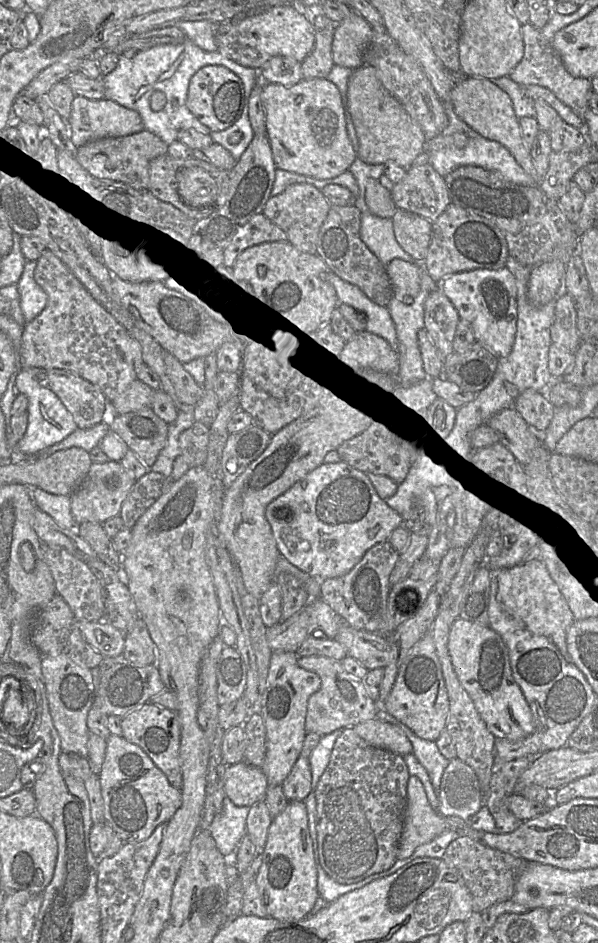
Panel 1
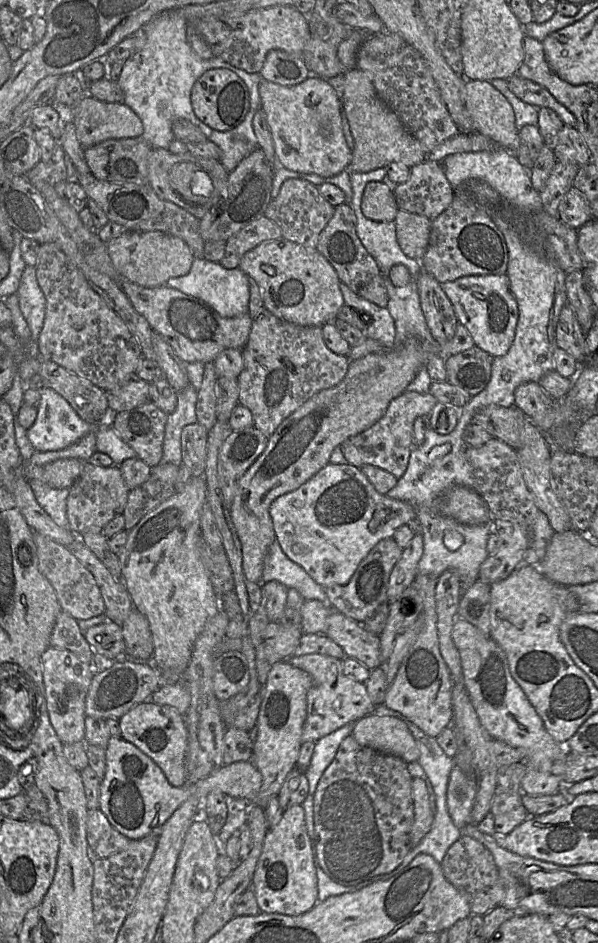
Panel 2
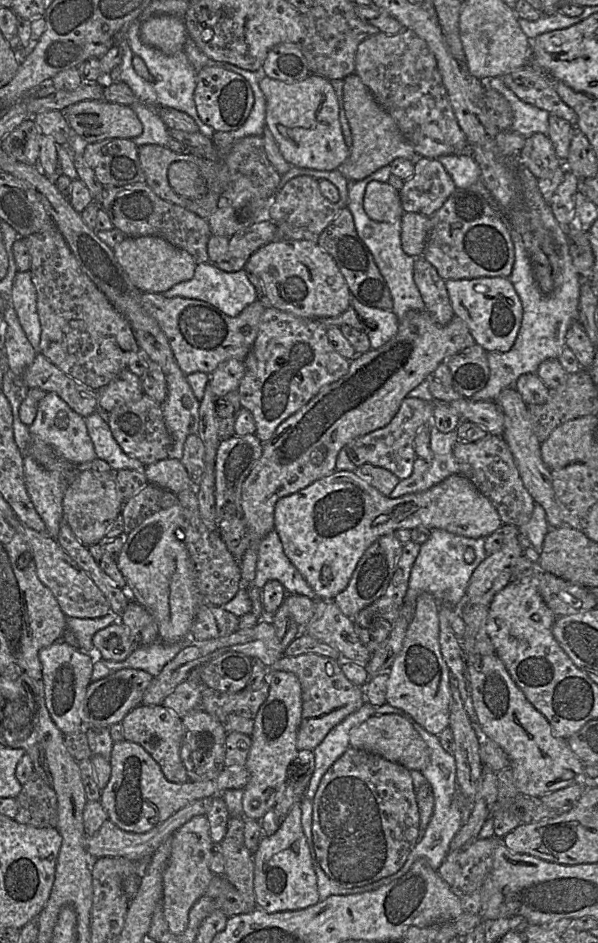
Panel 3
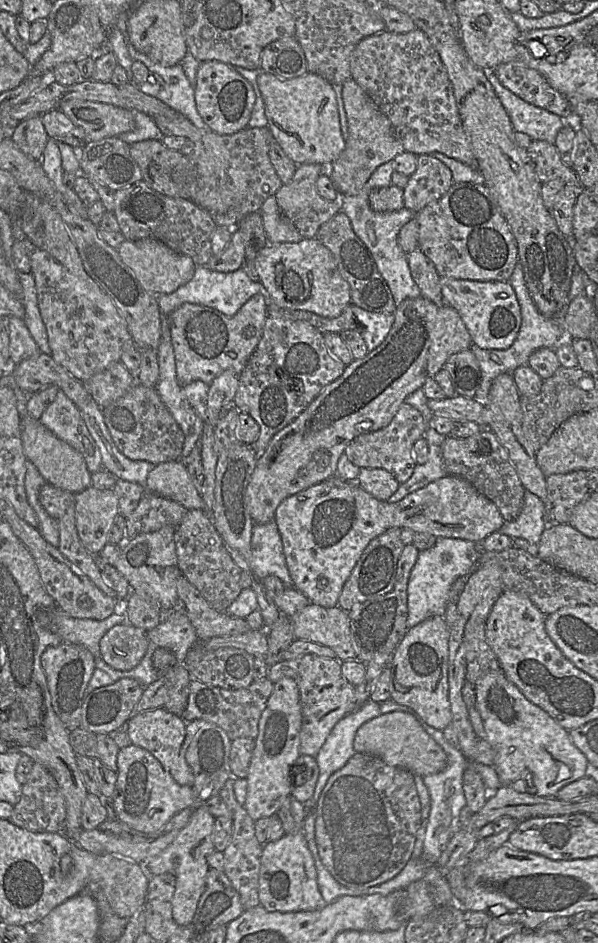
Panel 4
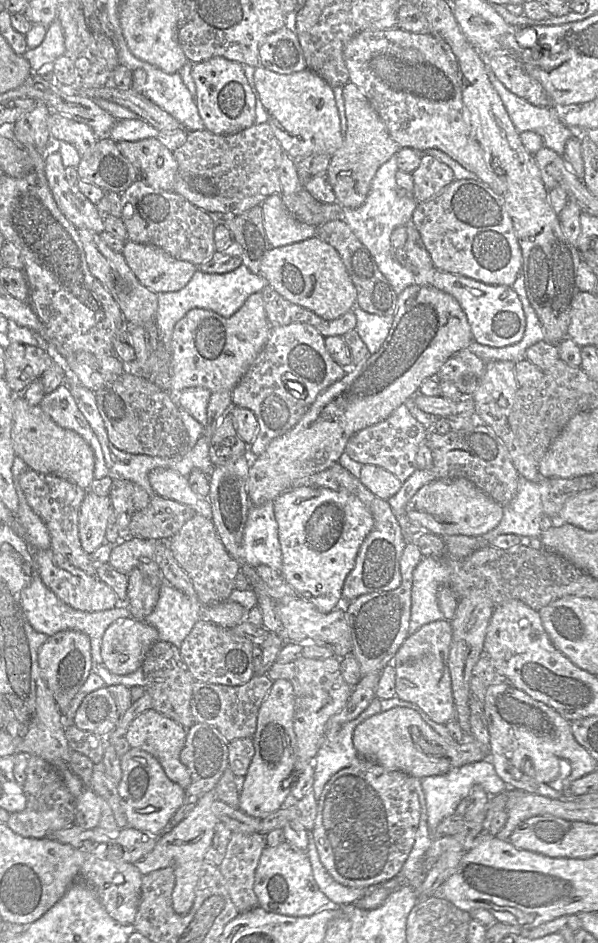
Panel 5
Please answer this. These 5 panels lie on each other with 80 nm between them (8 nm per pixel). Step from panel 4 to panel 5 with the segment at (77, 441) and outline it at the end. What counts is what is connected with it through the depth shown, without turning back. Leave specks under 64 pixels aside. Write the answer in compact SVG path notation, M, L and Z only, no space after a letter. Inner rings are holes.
M61 384L54 392L45 395L40 407L56 424L75 431L91 446L95 457L95 479L110 476L100 442L77 407L67 384Z

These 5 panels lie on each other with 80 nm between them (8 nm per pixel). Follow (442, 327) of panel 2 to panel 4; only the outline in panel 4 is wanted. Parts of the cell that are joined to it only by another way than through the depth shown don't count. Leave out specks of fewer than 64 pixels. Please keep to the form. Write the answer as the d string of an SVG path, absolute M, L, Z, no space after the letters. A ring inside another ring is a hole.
M418 247L407 254L410 272L421 295L435 304L444 304L441 290L441 276L433 262Z

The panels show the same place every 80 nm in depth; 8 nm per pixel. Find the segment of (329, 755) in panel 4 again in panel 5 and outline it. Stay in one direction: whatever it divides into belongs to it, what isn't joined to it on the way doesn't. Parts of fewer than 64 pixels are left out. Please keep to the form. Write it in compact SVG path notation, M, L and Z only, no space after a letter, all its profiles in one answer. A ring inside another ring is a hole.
M374 697L369 706L357 718L346 723L333 740L323 739L313 762L315 768L313 790L317 801L329 779L341 769L351 766L360 757L353 745L355 728L380 712L380 700Z

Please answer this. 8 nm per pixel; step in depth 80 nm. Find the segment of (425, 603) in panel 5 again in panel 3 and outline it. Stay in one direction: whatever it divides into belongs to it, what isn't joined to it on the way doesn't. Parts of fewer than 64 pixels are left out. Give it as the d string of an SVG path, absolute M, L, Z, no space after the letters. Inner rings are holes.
M432 529L429 538L420 546L420 552L412 566L404 603L415 609L419 594L429 592L439 605L459 611L465 601L468 583L474 570L487 556L484 548L485 541L484 537L468 538L442 529ZM468 547L475 552L472 563L466 563L464 560L464 552Z

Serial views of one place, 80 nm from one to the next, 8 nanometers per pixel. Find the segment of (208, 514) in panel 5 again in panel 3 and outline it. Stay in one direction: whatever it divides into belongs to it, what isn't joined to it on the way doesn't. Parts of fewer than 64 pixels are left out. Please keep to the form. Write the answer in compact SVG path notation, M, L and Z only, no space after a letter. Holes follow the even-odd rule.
M166 458L145 467L148 483L178 494L194 487L180 460Z

